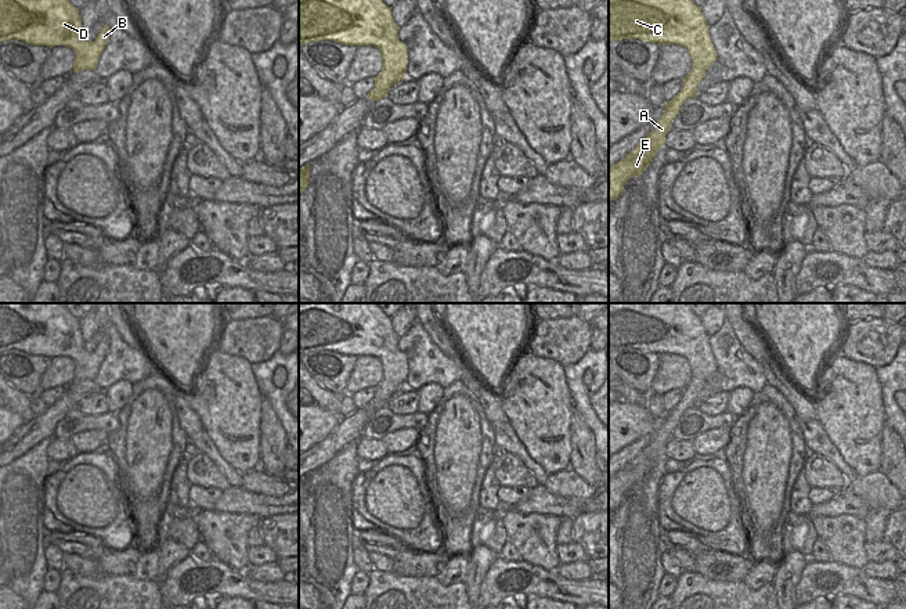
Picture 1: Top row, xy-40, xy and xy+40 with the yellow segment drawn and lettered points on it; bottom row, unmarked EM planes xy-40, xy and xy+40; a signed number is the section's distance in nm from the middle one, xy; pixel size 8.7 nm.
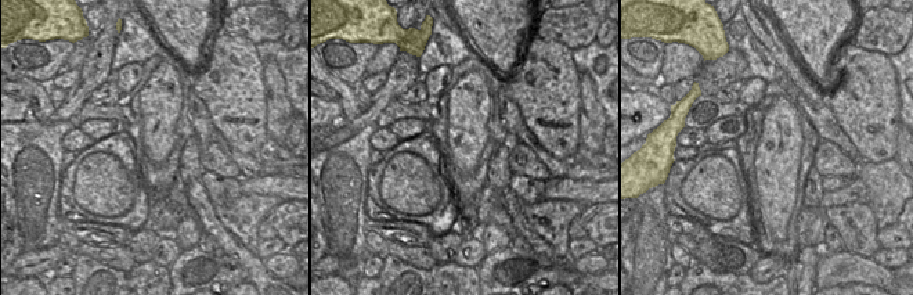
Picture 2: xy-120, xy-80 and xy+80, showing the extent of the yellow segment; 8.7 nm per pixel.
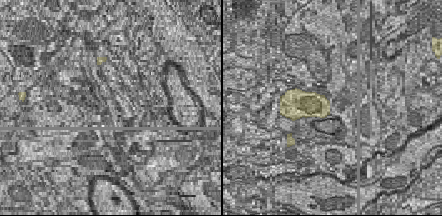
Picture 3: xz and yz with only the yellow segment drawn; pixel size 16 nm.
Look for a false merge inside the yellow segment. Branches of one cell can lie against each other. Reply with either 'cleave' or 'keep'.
keep

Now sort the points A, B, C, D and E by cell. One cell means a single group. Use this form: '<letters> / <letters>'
A B C D E

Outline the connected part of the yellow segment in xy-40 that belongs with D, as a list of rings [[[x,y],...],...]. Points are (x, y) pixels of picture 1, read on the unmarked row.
[[[0,303],[0,352],[22,350],[33,356],[66,356],[76,364],[73,382],[95,382],[101,363],[109,350],[109,336],[104,335],[94,352],[84,349],[79,318],[66,310],[64,303]]]

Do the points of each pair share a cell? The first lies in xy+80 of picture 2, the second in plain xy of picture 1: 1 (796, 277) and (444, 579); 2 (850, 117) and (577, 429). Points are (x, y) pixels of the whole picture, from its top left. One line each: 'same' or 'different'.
1: different
2: different

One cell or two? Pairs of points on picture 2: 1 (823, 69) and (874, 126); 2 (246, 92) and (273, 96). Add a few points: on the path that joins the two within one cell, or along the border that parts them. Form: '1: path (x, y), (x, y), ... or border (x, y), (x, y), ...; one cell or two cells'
1: border (837, 51), (840, 82), (826, 94); two cells
2: border (264, 61), (266, 126); two cells

